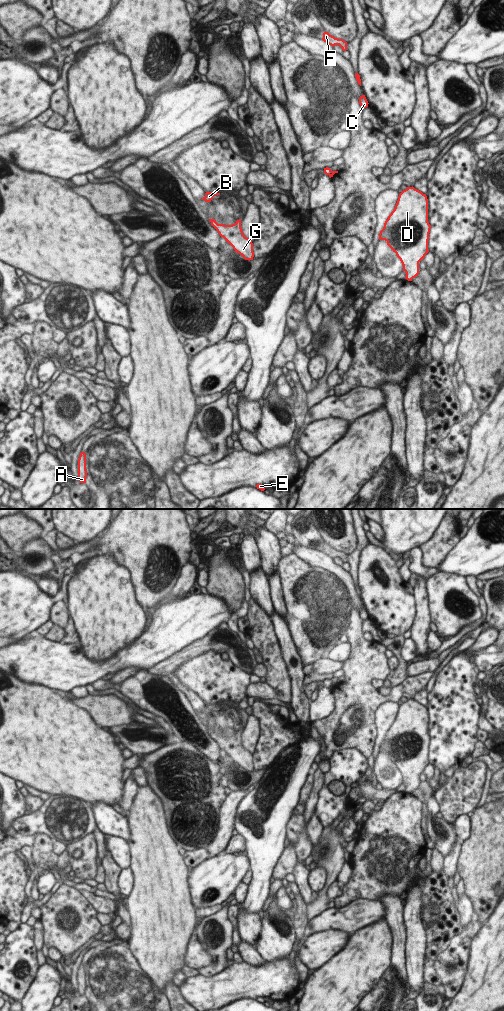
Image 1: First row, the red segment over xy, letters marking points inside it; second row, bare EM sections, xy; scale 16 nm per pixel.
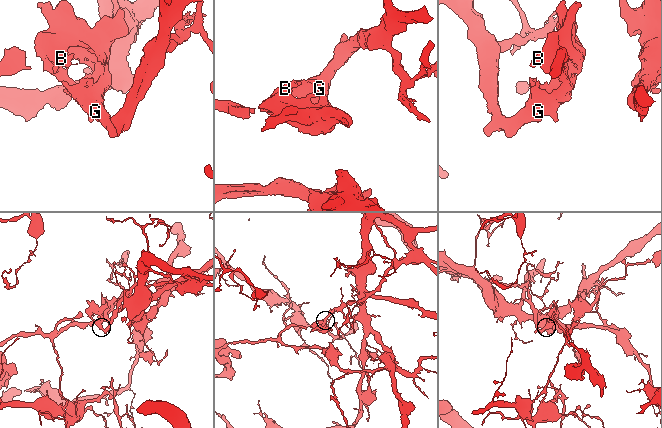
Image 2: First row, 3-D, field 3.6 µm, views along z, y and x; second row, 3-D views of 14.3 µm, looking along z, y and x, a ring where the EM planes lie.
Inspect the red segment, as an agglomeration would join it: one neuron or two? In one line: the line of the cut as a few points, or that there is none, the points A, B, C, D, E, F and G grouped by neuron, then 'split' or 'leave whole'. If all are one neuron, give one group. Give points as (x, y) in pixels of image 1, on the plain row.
cut xy (331, 683), (328, 686); groups A B F G / C D E; split

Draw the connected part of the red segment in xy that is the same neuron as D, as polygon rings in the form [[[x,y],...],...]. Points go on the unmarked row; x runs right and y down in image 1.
[[[413,698],[407,699],[399,706],[394,722],[379,745],[379,752],[385,752],[396,765],[408,793],[418,788],[419,774],[429,764],[430,741],[426,706]]]

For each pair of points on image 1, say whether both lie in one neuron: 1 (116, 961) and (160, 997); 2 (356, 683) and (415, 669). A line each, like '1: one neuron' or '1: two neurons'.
1: one neuron
2: two neurons

